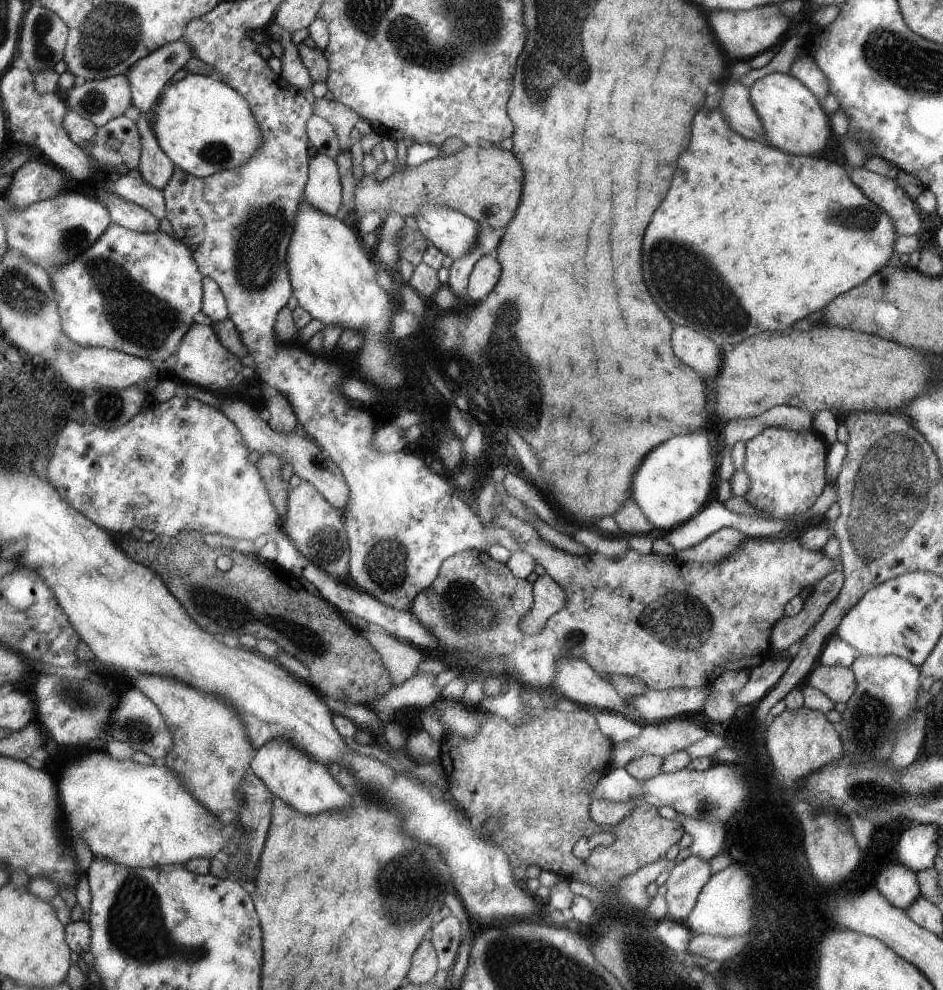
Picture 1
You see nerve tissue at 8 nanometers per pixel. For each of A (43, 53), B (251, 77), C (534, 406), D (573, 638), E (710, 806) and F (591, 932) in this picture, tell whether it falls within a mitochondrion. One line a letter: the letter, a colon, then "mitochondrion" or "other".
A: mitochondrion
B: other
C: other
D: mitochondrion
E: mitochondrion
F: other

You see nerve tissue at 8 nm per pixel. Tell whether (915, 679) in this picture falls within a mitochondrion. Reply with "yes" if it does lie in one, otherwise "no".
no

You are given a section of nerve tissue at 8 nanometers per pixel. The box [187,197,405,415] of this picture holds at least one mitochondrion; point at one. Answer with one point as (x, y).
(256, 255)

